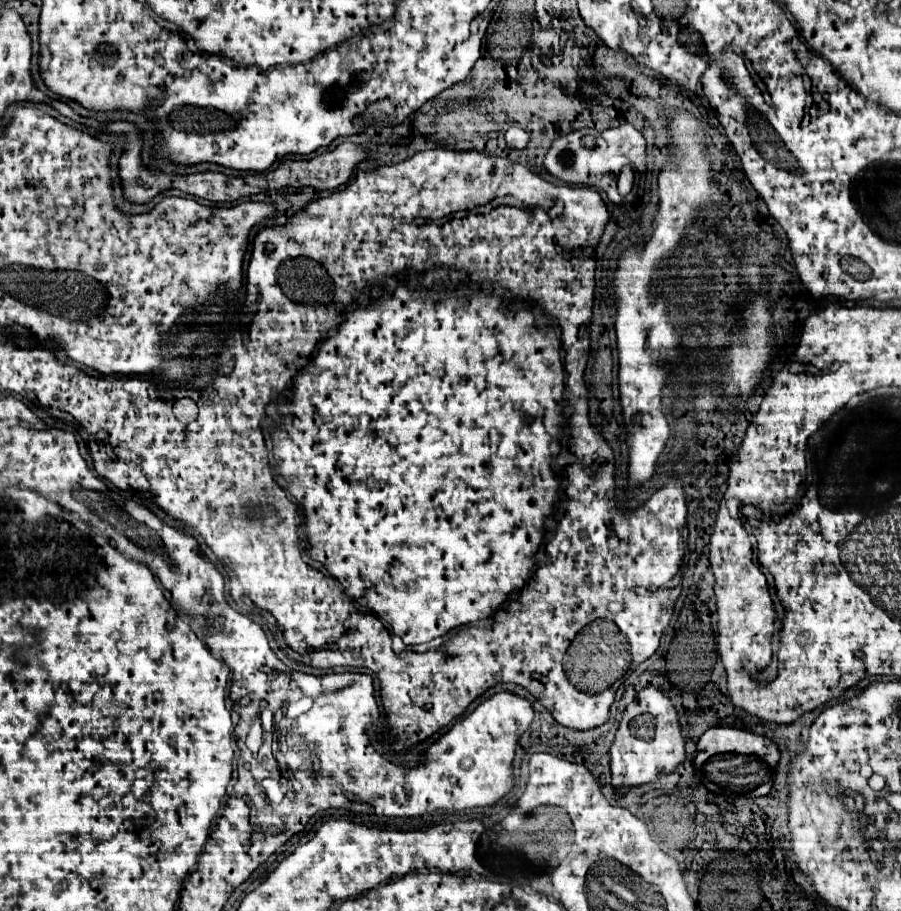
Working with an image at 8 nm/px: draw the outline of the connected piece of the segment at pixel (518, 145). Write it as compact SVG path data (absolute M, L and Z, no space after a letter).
M512 125L512 127L506 131L506 145L508 145L510 149L526 149L528 141L530 141L528 133L526 133L524 129L516 127L516 125Z

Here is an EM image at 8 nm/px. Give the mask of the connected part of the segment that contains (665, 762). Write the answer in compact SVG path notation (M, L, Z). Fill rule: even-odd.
M646 687L626 707L616 739L610 747L610 767L614 787L638 787L654 783L660 773L674 773L686 759L686 741L680 733L678 713L672 701L656 687ZM644 723L644 733L642 733Z

